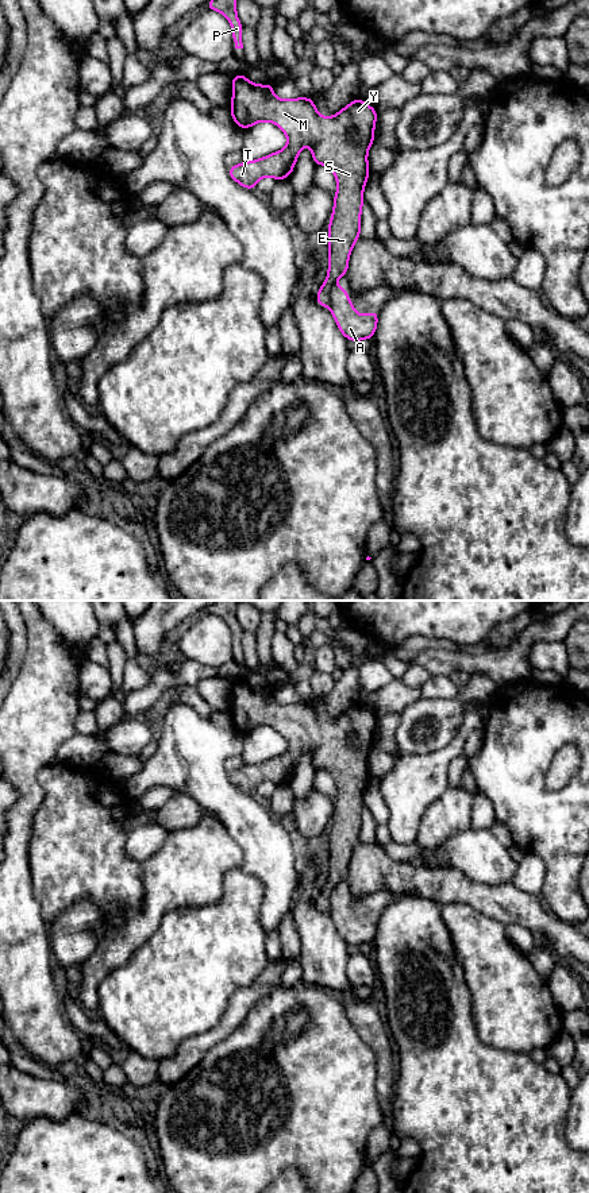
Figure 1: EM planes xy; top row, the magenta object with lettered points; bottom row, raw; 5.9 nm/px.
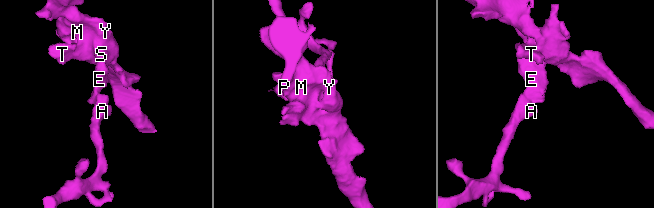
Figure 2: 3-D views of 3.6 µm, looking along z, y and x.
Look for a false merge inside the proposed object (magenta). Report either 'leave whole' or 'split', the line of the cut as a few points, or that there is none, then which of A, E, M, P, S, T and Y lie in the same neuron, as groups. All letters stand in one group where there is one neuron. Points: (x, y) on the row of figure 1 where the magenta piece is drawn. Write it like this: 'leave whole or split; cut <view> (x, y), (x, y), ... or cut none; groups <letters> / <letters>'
split; cut xy (334, 285), (328, 293), (328, 307); groups A / E M P S T Y

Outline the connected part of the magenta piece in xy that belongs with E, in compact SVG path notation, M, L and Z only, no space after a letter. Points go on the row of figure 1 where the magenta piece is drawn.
M232 76L232 120L240 128L250 128L259 121L270 121L278 126L288 138L288 146L267 157L240 162L228 169L230 177L246 189L255 189L257 182L269 175L276 181L288 178L304 146L312 147L312 161L315 165L326 165L336 178L338 190L334 196L334 211L328 229L328 274L316 294L320 306L330 306L330 289L335 281L349 274L349 258L353 246L361 238L361 211L363 205L363 188L370 174L367 165L367 151L374 139L374 126L377 111L361 99L353 100L331 117L320 116L311 97L282 100L274 96L273 84L257 85L246 76Z

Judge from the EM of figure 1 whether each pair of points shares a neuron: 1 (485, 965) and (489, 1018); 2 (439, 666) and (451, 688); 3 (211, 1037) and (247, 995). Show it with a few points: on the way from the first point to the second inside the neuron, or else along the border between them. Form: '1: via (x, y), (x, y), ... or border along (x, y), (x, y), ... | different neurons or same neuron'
1: via (489, 979), (489, 1004) | same neuron
2: border along (447, 675), (431, 676) | different neurons
3: via (222, 1027), (233, 1016), (238, 1006) | same neuron

